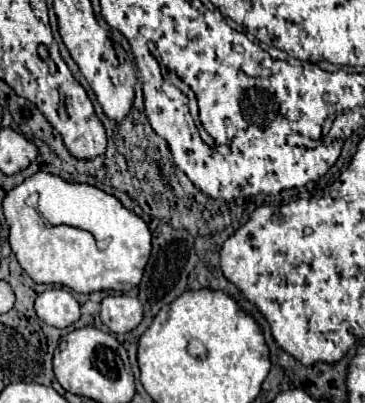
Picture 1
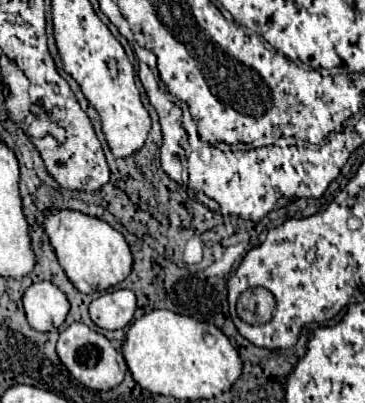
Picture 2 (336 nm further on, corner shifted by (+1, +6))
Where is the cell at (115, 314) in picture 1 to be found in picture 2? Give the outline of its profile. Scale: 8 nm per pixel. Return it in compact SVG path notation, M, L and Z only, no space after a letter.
M119 288L97 296L89 306L89 316L99 328L119 330L129 324L135 314L135 308L135 294L131 290Z

